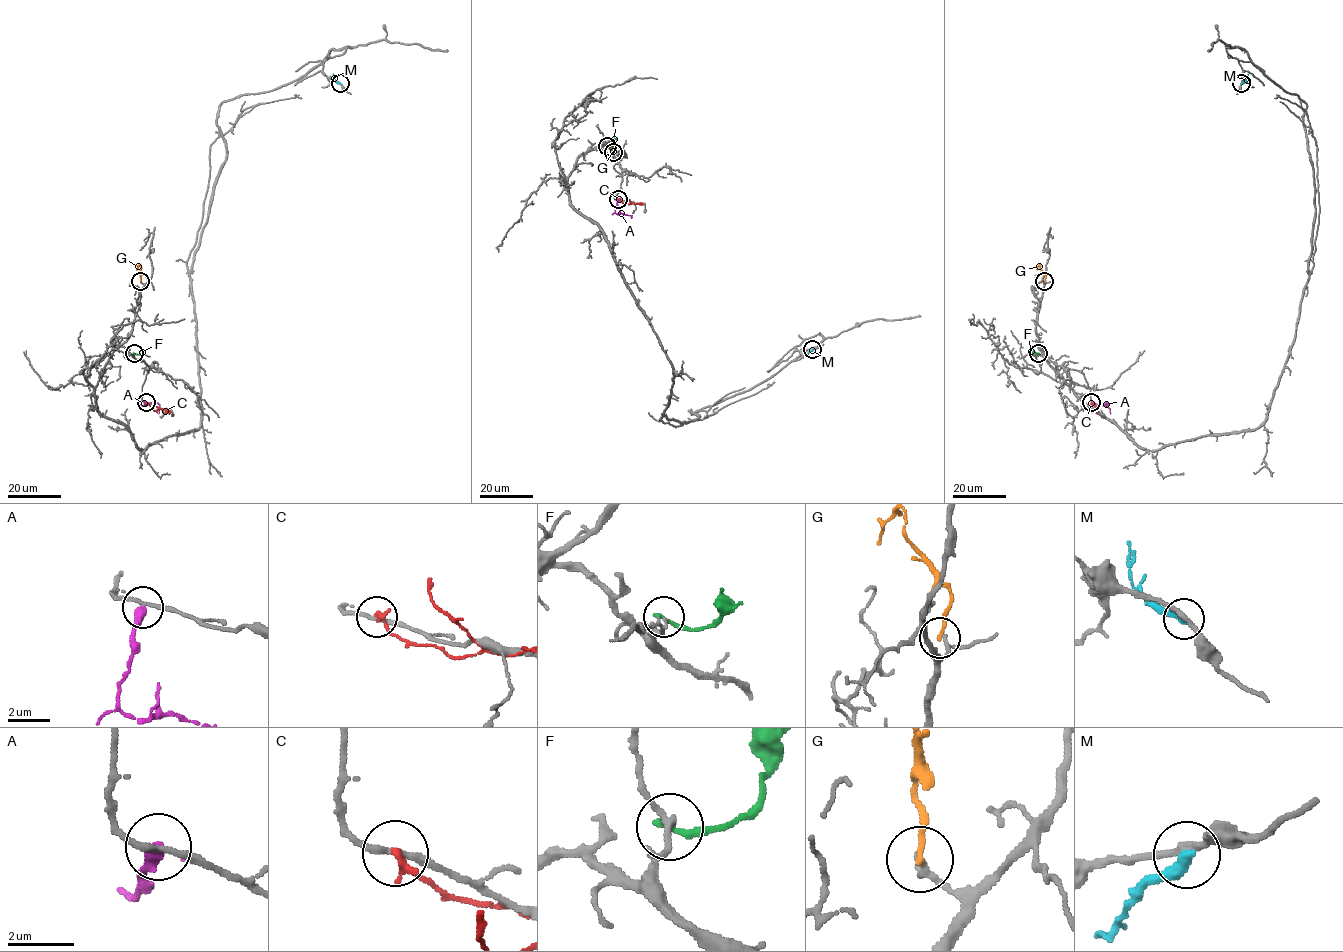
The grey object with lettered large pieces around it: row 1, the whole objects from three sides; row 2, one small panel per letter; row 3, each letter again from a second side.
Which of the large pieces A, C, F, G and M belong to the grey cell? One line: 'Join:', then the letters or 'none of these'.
Join: G

